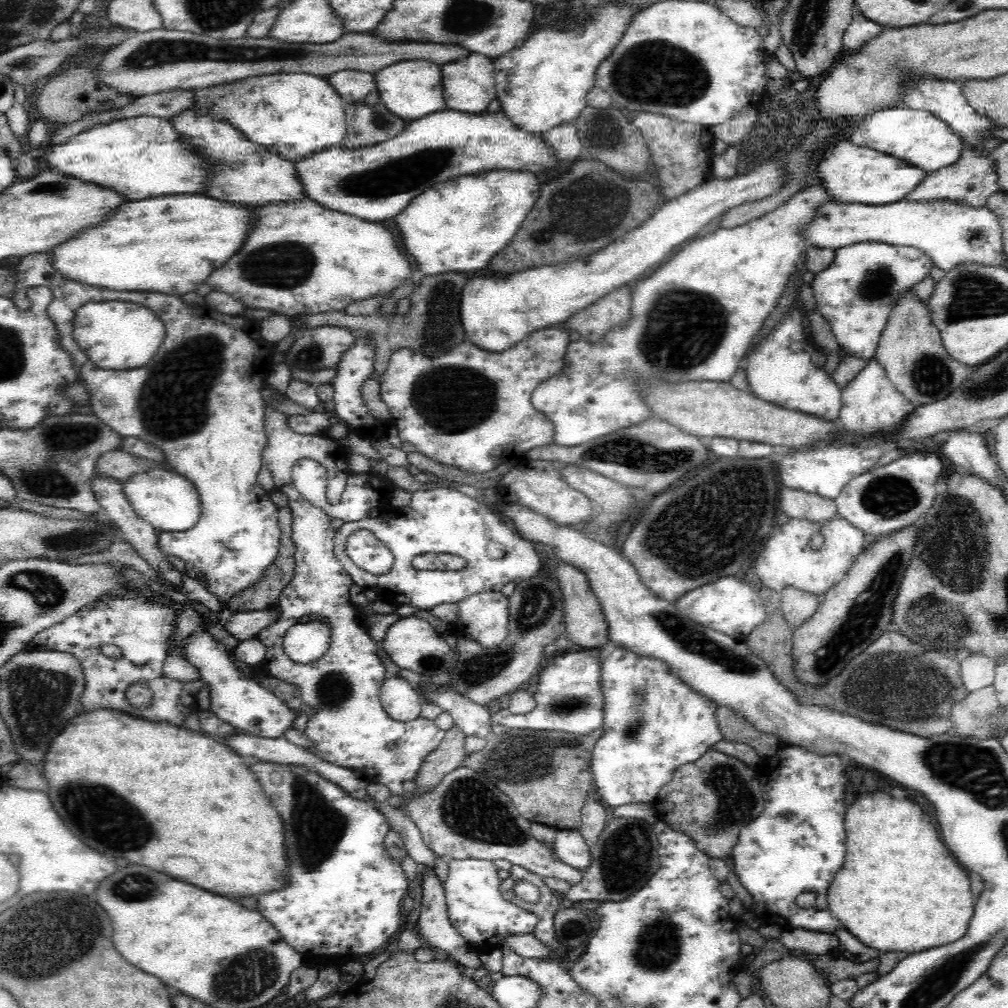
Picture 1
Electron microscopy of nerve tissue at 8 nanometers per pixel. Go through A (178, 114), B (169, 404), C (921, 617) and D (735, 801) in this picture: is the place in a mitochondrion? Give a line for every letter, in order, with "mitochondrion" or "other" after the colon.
A: other
B: mitochondrion
C: mitochondrion
D: mitochondrion

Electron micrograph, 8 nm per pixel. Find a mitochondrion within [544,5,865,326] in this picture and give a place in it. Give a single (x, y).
(652, 73)

